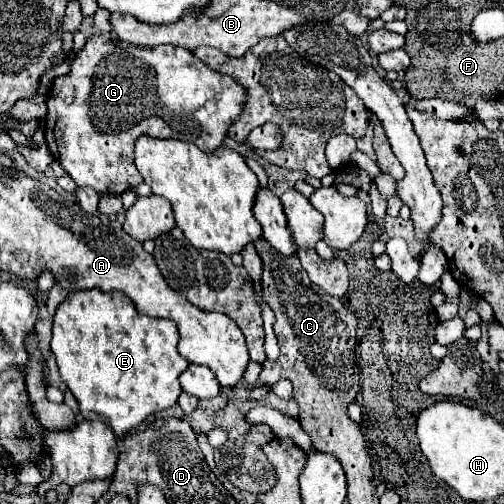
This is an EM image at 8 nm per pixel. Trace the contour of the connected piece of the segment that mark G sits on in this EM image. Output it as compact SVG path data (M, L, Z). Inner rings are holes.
M91 36L91 38L87 38L87 44L83 46L83 50L77 54L75 64L71 64L69 74L59 76L55 80L55 84L51 86L49 94L47 94L47 108L49 108L49 112L45 116L45 140L47 140L47 148L49 148L51 156L77 182L79 188L89 186L89 188L95 188L97 194L101 194L101 196L103 194L113 194L113 196L117 194L117 196L121 196L123 192L133 190L133 188L137 188L143 182L141 174L137 172L137 168L133 164L133 146L135 146L135 142L137 142L137 138L141 134L149 134L149 136L157 136L157 138L177 138L177 140L195 144L203 152L213 152L227 138L229 126L241 116L245 102L247 102L247 90L241 84L235 84L235 80L231 80L231 76L223 76L223 74L211 70L197 56L193 56L191 50L183 50L183 48L169 46L169 44L167 46L157 46L157 48L147 48L147 46L133 46L133 44L127 44L127 42L121 42L121 40L113 40L113 38L107 38L107 36Z

